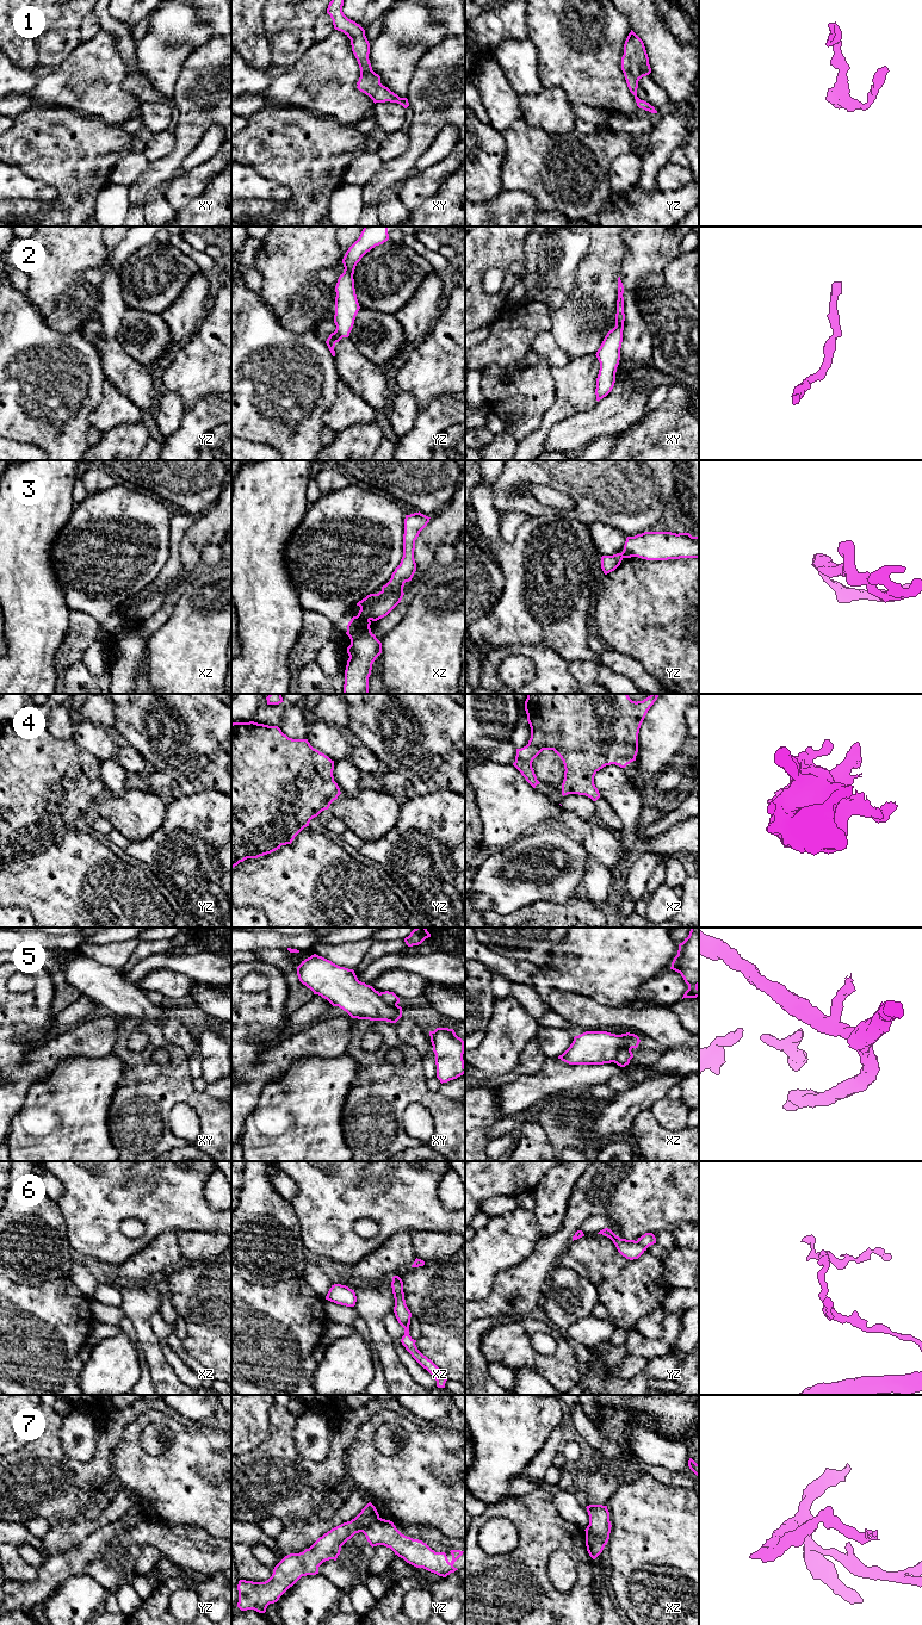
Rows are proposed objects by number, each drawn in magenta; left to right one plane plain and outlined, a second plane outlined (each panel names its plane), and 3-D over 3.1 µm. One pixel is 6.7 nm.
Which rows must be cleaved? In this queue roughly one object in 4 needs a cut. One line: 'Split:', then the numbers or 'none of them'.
Split: 3, 5, 7

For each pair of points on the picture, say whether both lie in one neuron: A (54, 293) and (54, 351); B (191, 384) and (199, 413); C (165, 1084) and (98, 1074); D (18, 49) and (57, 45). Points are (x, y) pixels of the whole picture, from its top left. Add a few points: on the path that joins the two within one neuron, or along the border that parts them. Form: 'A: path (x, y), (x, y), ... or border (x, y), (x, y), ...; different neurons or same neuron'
A: border (36, 308), (55, 330), (63, 334), (78, 332); different neurons
B: border (218, 395), (203, 396), (190, 409), (184, 410); different neurons
C: border (112, 1053), (124, 1064), (127, 1072), (110, 1104); different neurons
D: border (35, 42), (37, 59), (41, 63); different neurons

